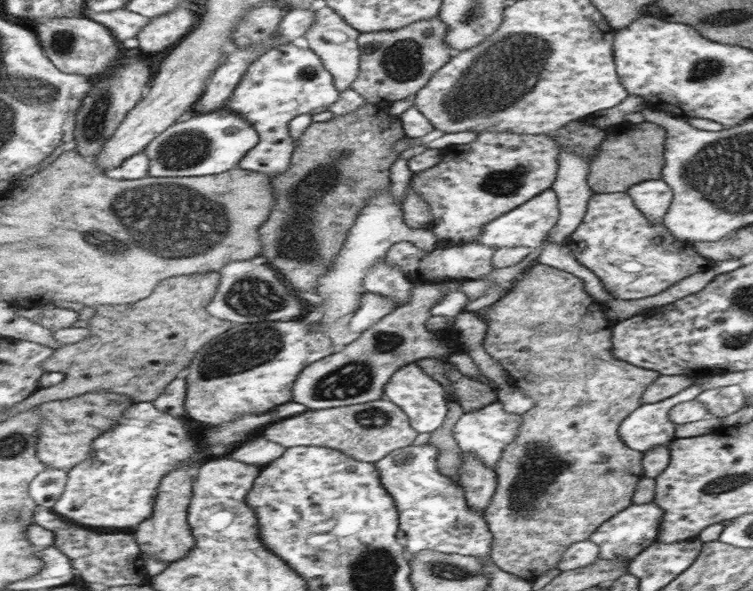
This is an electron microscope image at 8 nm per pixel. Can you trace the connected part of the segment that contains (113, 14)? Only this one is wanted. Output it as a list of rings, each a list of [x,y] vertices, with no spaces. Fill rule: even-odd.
[[[85,6],[83,16],[93,19],[95,22],[104,23],[108,26],[119,41],[138,39],[144,26],[147,26],[152,18],[134,13],[127,8],[112,10],[109,12],[95,12]]]

